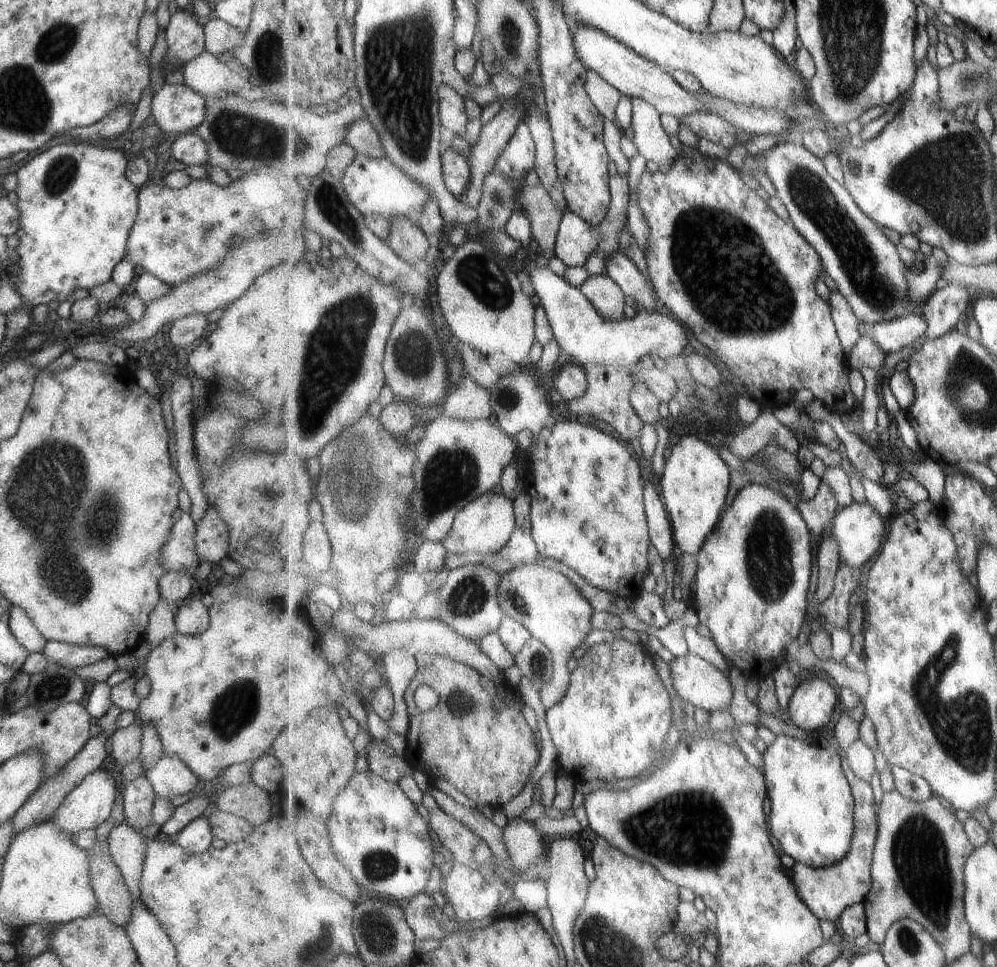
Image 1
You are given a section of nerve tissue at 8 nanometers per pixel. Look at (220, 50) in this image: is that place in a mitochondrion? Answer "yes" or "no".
no

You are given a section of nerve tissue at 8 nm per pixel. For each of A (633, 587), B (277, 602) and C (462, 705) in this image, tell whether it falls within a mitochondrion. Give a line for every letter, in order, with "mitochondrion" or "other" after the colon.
A: other
B: other
C: mitochondrion

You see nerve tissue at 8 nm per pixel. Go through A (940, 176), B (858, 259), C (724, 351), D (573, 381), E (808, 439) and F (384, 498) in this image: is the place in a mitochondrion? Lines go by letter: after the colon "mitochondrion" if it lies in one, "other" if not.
A: mitochondrion
B: mitochondrion
C: other
D: other
E: other
F: other

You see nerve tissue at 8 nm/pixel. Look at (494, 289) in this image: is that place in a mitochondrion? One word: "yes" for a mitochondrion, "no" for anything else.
yes

